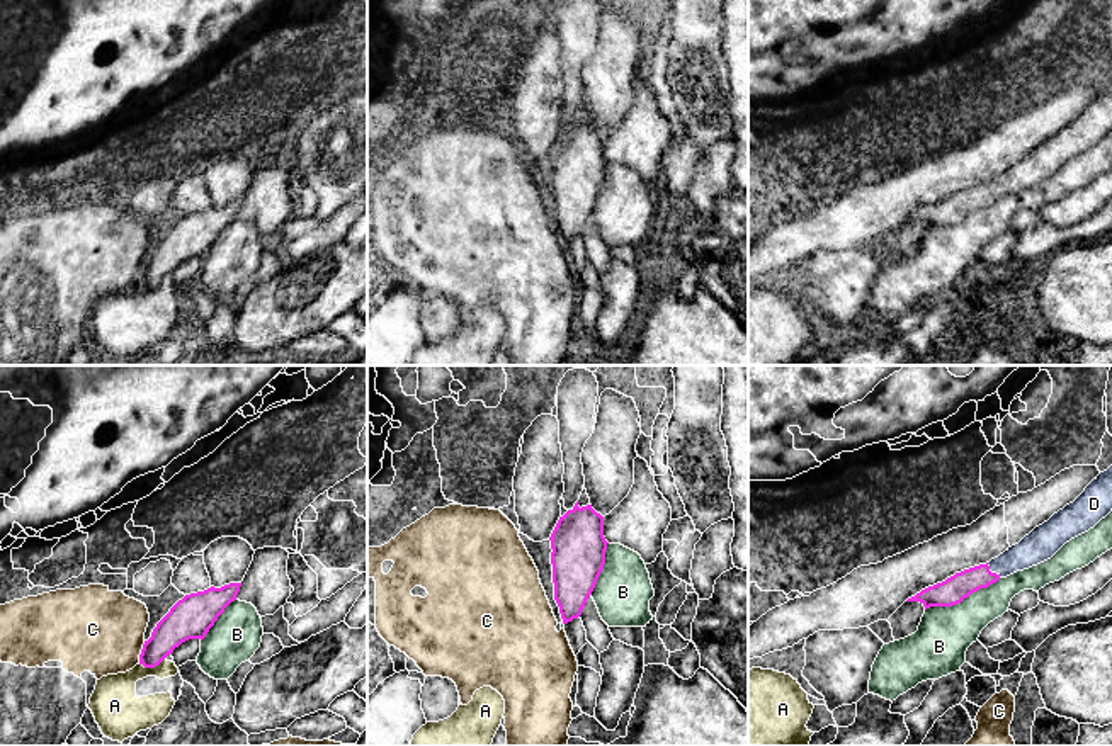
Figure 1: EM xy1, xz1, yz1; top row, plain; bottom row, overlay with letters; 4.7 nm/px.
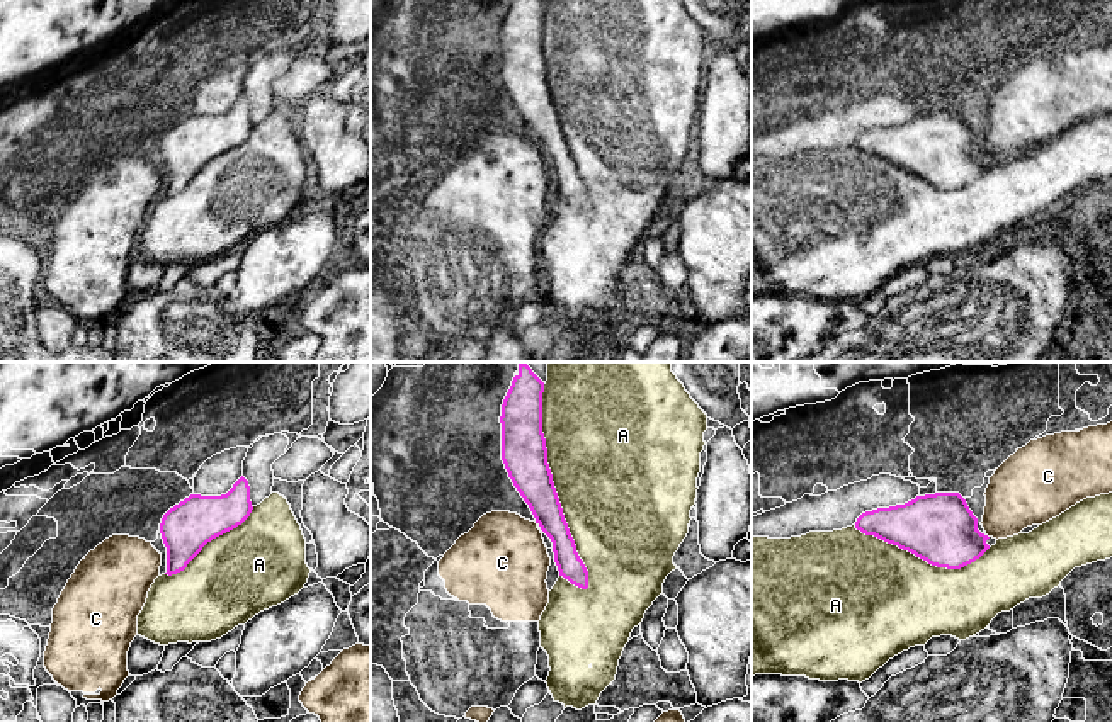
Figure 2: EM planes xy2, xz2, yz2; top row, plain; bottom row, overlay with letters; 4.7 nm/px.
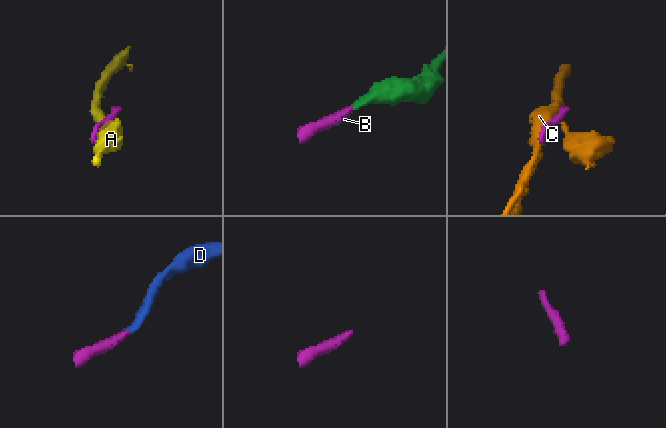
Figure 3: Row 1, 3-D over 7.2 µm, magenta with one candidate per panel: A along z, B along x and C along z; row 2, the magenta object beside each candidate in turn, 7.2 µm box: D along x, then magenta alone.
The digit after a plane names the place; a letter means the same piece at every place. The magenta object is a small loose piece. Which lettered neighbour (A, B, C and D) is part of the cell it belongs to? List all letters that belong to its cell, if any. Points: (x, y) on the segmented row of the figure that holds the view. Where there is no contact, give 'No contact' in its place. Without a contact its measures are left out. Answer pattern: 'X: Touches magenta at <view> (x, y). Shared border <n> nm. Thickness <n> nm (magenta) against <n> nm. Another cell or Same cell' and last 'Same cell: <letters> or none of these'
A: Touches magenta at xz2 (555, 488). Shared border 1000 nm. Thickness 220 nm (magenta) against 500 nm. Another cell
B: Touches magenta at yz1 (963, 599). Shared border 400 nm. Thickness 130 nm (magenta) against 260 nm. Another cell
C: Touches magenta at xy1 (141, 651). Shared border 110 nm. Thickness 170 nm (magenta) against 400 nm. Another cell
D: Touches magenta at yz1 (990, 571). Shared border 100 nm. Thickness 130 nm (magenta) against 150 nm. Same cell
Same cell: D

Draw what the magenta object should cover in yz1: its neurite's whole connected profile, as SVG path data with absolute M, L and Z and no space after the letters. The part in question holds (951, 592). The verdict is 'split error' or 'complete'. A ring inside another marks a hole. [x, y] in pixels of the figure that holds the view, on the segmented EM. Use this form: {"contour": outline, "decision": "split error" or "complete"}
{"contour": "M1112 466L1100 472L1073 503L1054 513L998 557L956 573L945 581L922 590L906 602L920 602L925 610L930 607L957 605L971 593L988 588L1000 578L1051 559L1066 542L1093 528L1110 511Z", "decision": "split error"}

